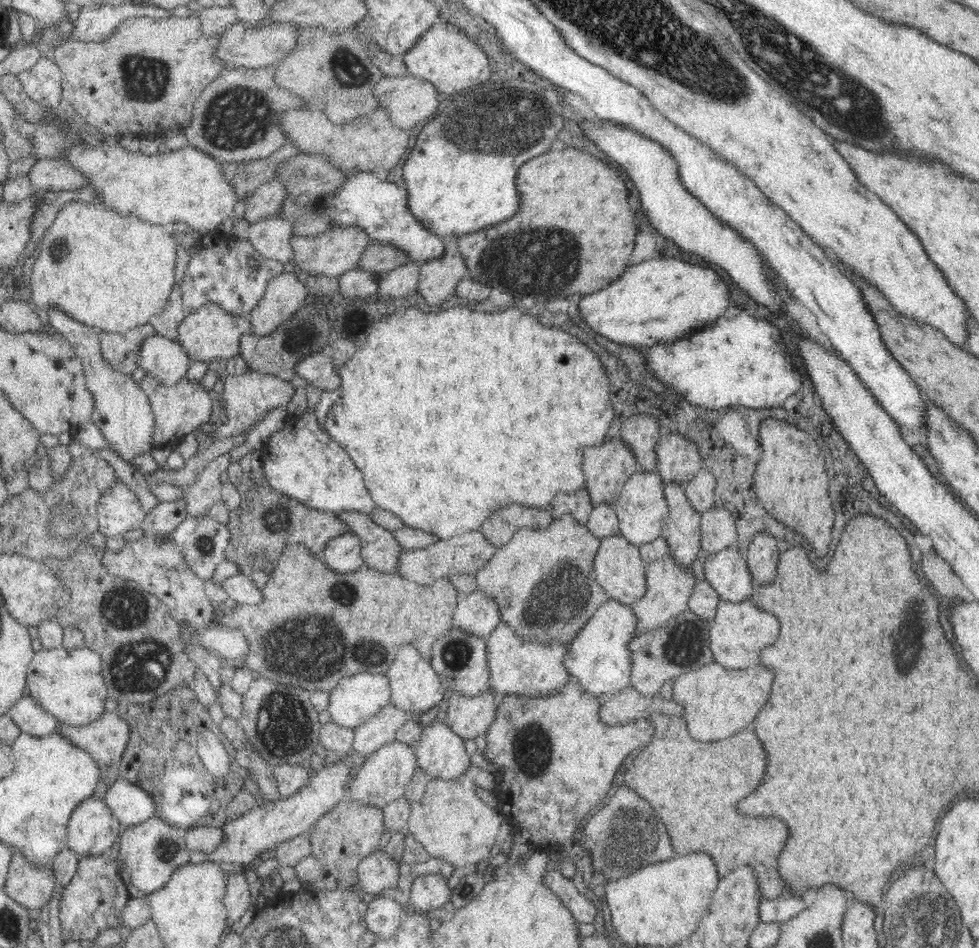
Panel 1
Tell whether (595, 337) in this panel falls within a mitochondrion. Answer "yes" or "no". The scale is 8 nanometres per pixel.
no

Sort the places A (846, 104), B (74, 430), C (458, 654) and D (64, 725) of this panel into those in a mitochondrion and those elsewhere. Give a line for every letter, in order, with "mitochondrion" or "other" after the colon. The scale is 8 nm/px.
A: mitochondrion
B: other
C: mitochondrion
D: other

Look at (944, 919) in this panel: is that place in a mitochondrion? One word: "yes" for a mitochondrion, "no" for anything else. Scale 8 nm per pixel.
yes

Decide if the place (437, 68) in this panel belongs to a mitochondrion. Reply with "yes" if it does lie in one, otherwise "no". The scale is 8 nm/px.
no

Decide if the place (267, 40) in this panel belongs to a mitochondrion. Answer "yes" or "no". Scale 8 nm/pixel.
no

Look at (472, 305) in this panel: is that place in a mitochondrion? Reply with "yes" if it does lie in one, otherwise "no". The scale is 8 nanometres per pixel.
no

